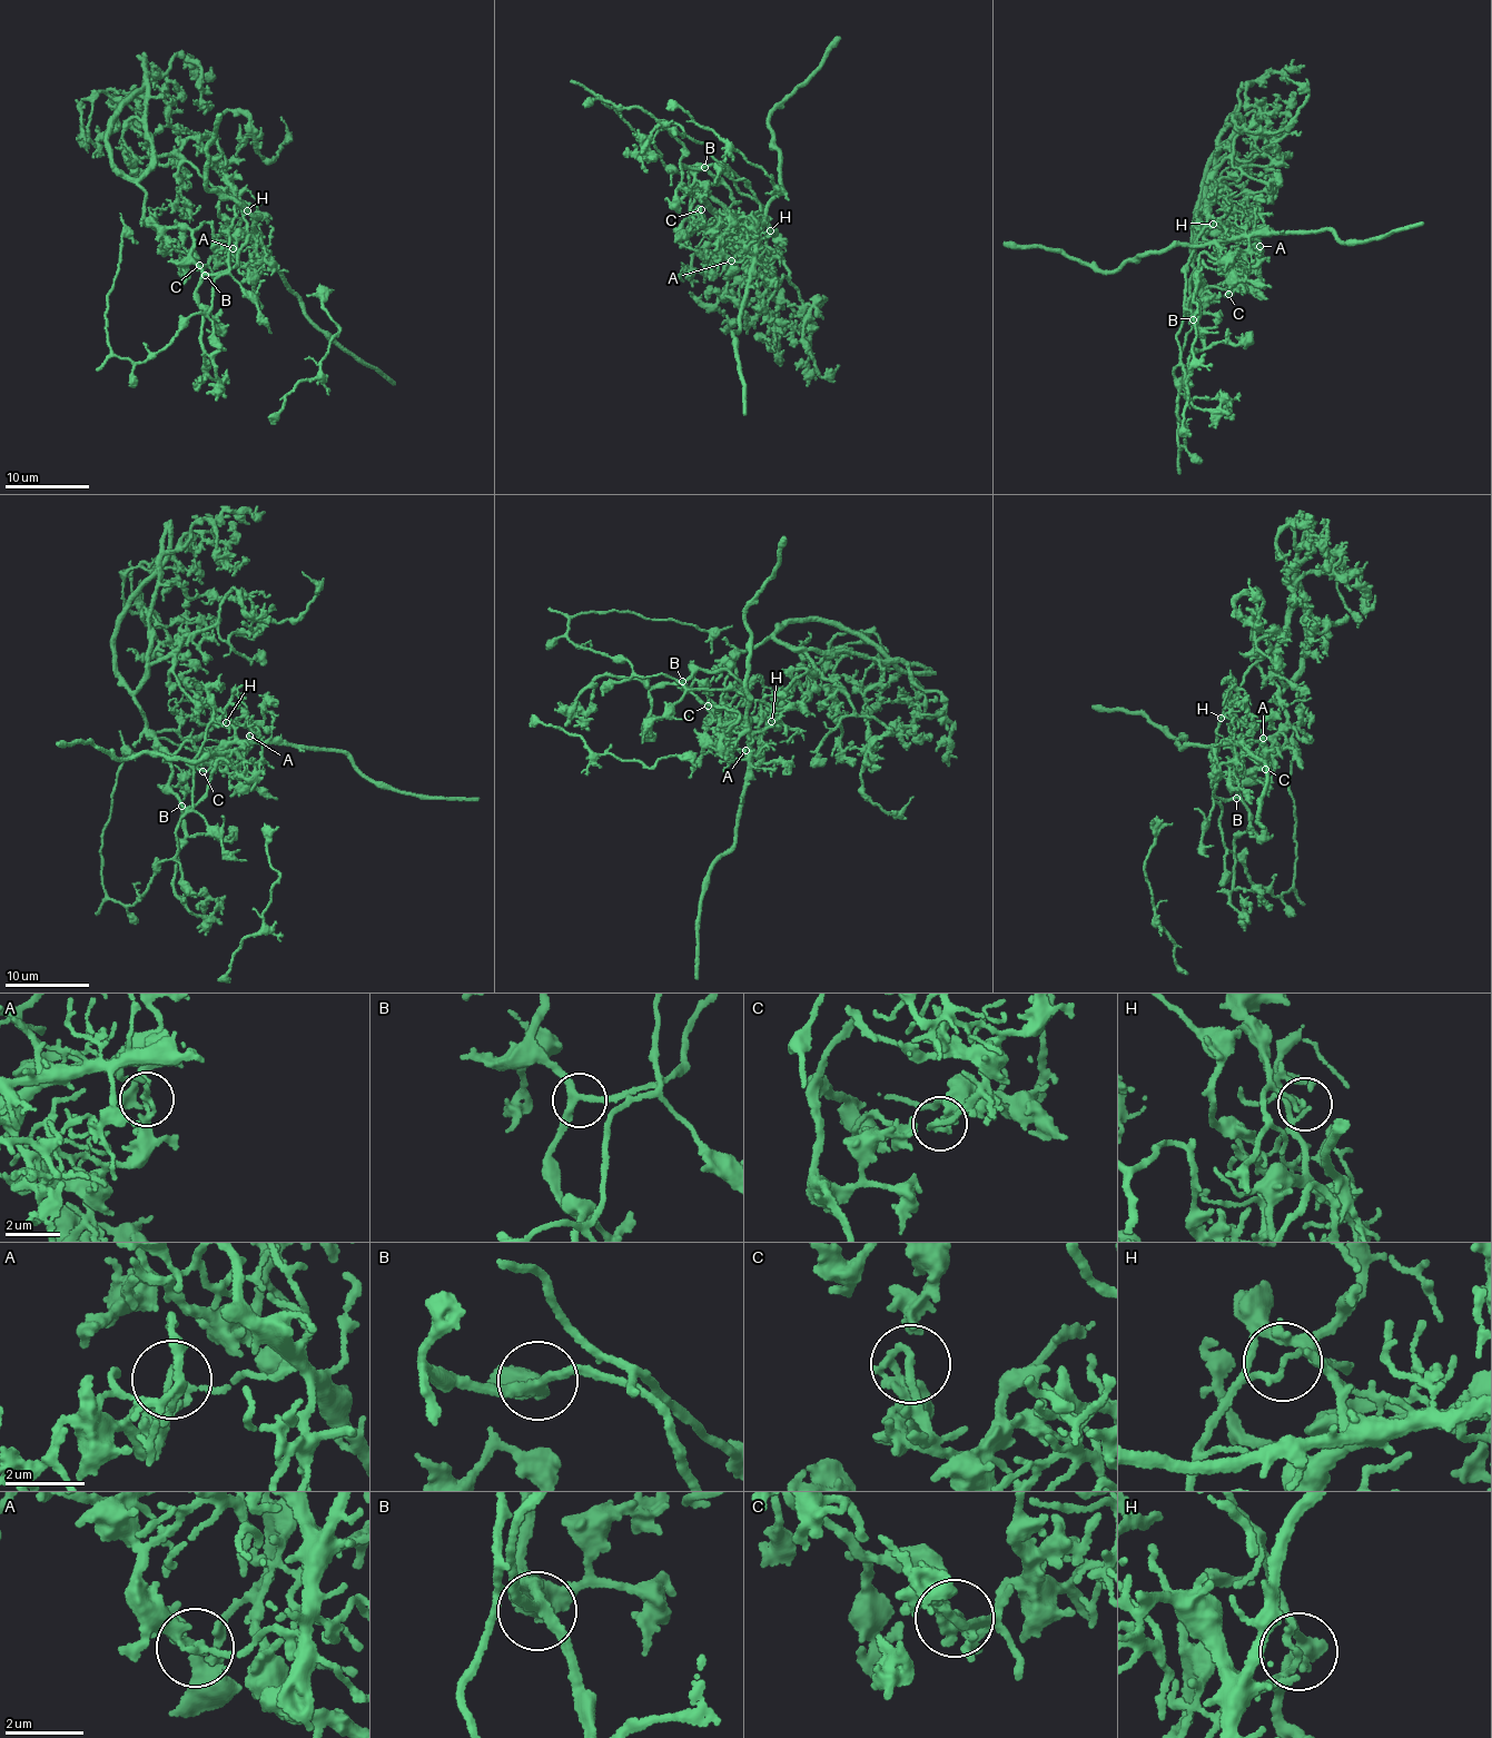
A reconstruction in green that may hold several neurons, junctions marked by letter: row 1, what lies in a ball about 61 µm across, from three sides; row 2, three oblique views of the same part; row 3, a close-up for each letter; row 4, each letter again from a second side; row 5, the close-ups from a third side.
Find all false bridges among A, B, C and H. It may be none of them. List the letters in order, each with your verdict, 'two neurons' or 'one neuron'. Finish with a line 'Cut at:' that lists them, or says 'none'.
A: two neurons
B: one neuron
C: one neuron
H: two neurons
Cut at: A, H

